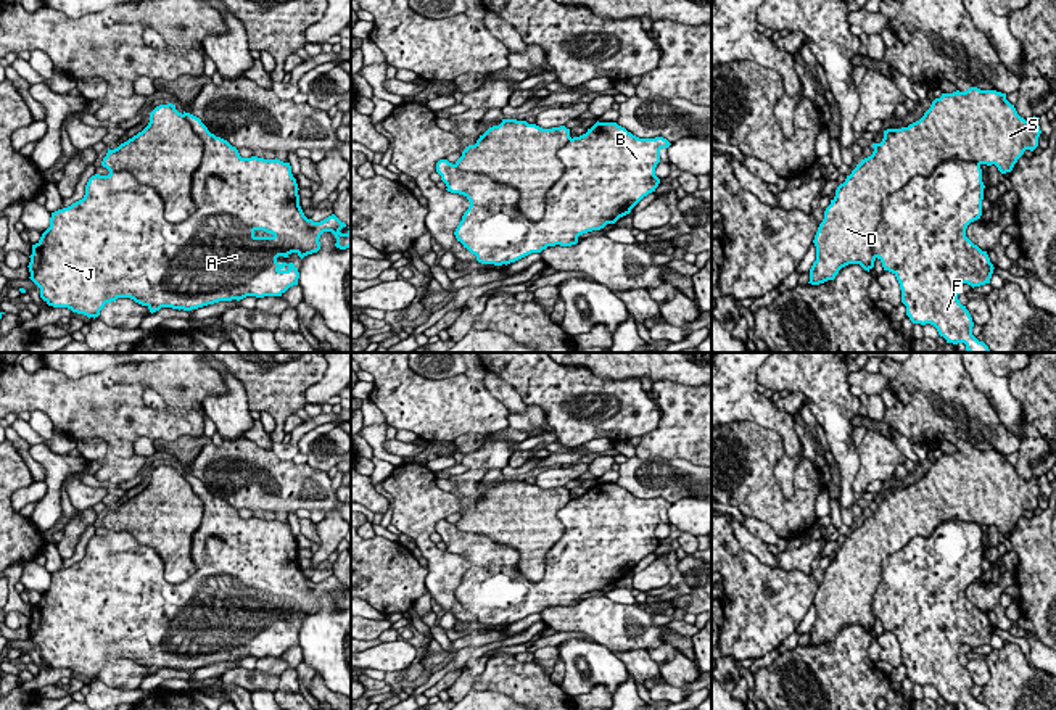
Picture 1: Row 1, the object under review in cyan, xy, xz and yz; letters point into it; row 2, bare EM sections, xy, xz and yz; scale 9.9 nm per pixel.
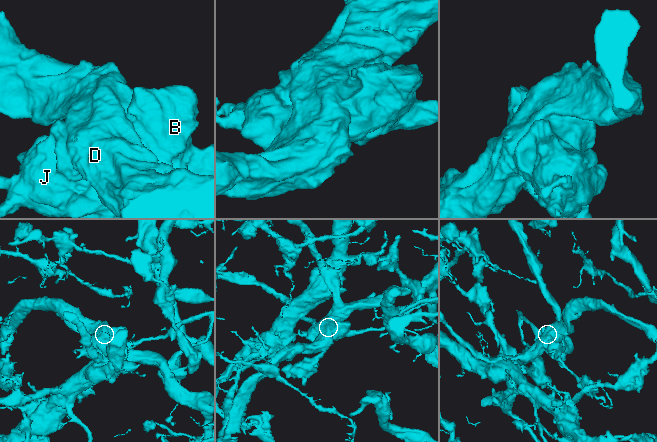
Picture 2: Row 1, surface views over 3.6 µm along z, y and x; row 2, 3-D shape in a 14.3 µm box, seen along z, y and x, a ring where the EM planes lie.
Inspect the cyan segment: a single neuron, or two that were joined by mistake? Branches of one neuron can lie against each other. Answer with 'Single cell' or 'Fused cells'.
Fused cells

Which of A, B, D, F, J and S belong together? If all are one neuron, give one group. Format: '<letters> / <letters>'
A B F J / D S

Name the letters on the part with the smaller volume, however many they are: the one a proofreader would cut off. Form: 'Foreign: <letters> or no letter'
Foreign: D, S

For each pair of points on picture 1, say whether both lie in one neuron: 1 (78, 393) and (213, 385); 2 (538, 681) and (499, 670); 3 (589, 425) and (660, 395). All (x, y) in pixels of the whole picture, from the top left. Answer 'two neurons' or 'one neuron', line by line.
1: one neuron
2: one neuron
3: two neurons

